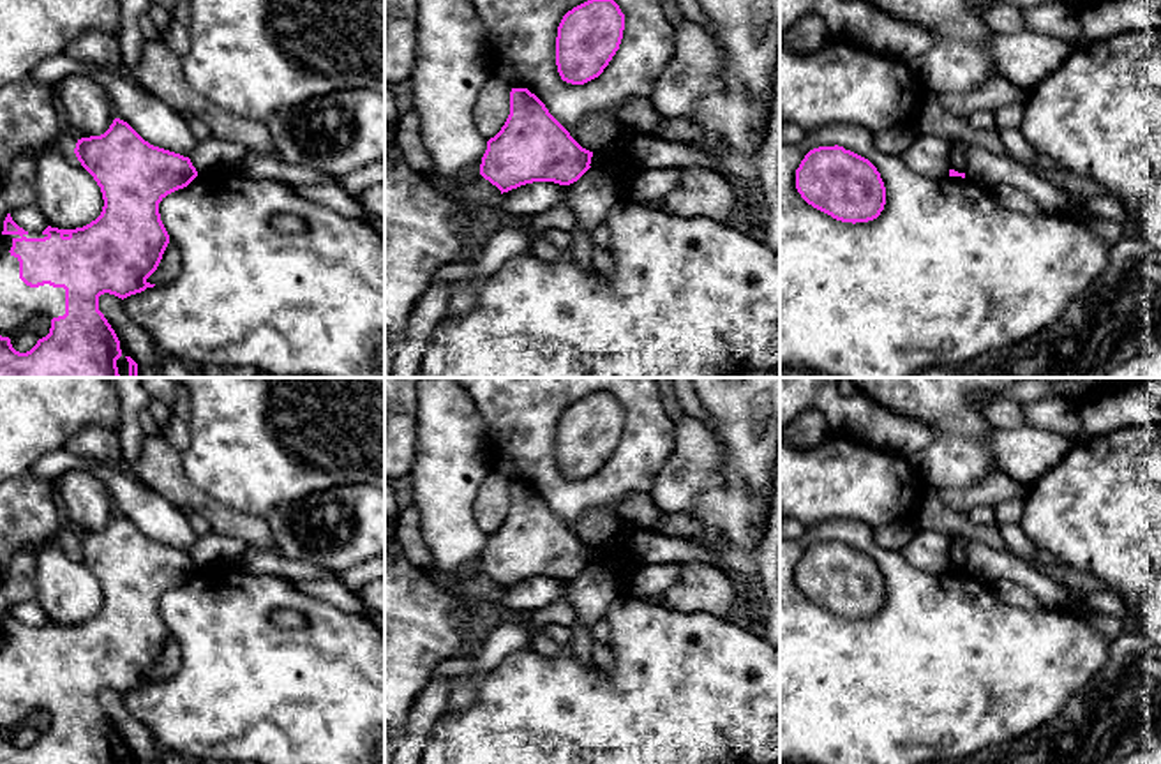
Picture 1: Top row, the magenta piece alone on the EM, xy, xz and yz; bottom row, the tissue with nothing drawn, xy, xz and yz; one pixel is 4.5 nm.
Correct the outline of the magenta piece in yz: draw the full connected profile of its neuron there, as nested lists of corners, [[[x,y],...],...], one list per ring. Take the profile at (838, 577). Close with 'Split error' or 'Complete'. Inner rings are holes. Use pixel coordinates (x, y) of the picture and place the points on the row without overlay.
[[[843,542],[810,545],[796,565],[796,584],[813,603],[842,618],[868,618],[886,600],[877,563]]]. Complete

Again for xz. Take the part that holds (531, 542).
[[[512,483],[510,510],[501,526],[487,536],[480,570],[501,589],[533,577],[570,580],[591,561],[593,547],[582,543],[528,483]]]. Complete

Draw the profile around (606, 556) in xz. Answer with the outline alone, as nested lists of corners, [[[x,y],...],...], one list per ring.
[[[600,545],[593,549],[589,561],[603,568],[612,568],[621,554],[625,554],[625,549],[619,545]]]

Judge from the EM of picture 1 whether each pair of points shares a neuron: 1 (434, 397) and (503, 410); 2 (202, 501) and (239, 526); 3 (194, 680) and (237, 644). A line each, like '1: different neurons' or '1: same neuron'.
1: different neurons
2: same neuron
3: same neuron

